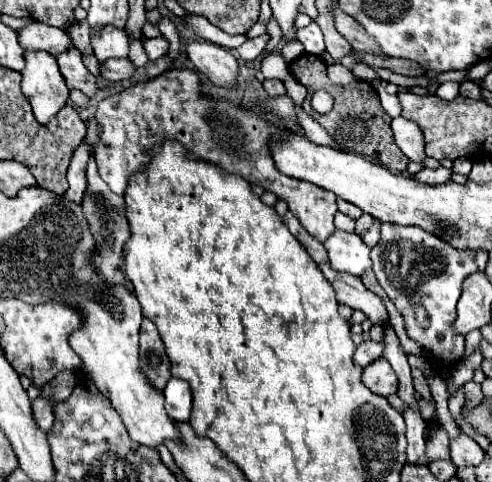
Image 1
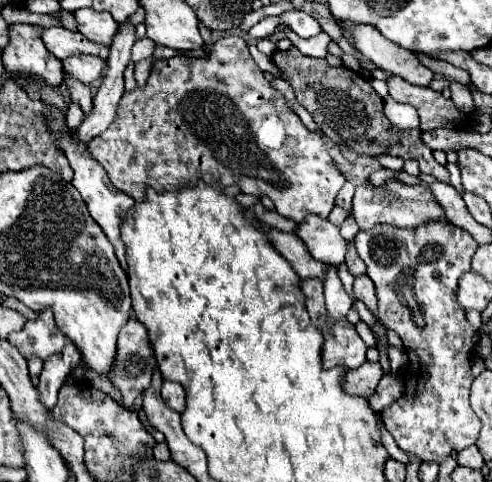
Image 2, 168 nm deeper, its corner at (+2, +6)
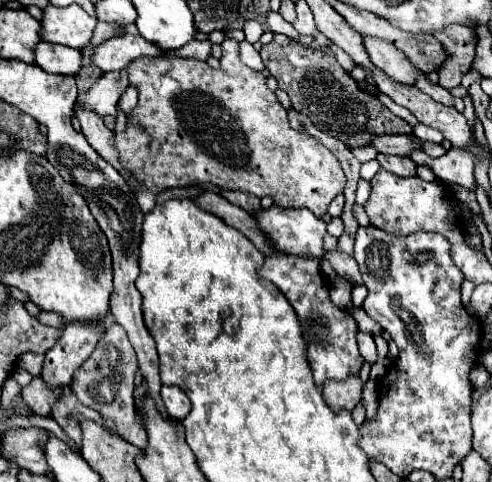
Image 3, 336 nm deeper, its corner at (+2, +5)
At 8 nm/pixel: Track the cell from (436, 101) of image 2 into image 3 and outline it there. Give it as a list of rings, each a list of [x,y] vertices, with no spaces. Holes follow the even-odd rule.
[[[362,35],[362,37],[364,37],[364,47],[378,69],[382,69],[390,79],[402,85],[415,84],[422,72],[414,65],[410,65],[410,61],[406,61],[406,57],[402,57],[402,53],[394,49],[394,45],[370,35]]]

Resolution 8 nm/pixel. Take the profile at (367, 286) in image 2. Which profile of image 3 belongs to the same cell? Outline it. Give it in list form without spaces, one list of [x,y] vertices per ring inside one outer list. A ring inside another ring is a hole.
[[[334,249],[334,251],[326,251],[322,259],[326,259],[326,261],[332,265],[332,269],[334,269],[338,275],[342,275],[346,281],[350,281],[350,283],[354,283],[354,285],[360,285],[360,283],[362,283],[358,265],[356,265],[356,261],[354,261],[352,255],[346,255],[346,253],[342,253],[340,249]]]

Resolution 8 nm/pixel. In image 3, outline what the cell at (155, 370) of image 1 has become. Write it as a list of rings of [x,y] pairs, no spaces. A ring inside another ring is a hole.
[[[112,323],[106,327],[104,335],[100,337],[100,343],[96,345],[92,357],[88,357],[78,367],[78,373],[74,373],[74,381],[70,381],[70,389],[84,407],[102,413],[102,417],[106,419],[112,419],[116,433],[124,441],[144,449],[146,433],[136,423],[136,415],[134,415],[134,395],[132,393],[134,393],[134,373],[136,371],[138,371],[138,361],[126,337],[126,331],[118,323]]]

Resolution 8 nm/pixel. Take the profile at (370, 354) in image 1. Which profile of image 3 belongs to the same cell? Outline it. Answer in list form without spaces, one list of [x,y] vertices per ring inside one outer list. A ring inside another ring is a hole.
[[[264,255],[264,265],[258,269],[258,273],[272,281],[288,299],[288,303],[294,307],[298,321],[302,325],[302,337],[306,341],[306,359],[310,363],[310,369],[314,371],[314,383],[322,385],[326,379],[338,379],[344,381],[350,375],[358,375],[360,367],[364,365],[364,359],[358,353],[356,345],[356,333],[358,325],[354,317],[336,307],[330,301],[328,295],[328,279],[320,271],[320,259],[318,257],[294,257],[294,255]]]

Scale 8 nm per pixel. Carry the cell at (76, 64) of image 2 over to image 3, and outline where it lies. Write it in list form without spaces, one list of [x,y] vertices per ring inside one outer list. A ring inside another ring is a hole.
[[[40,41],[34,47],[34,61],[46,73],[58,73],[58,75],[74,75],[80,71],[82,65],[78,49],[46,41]]]

